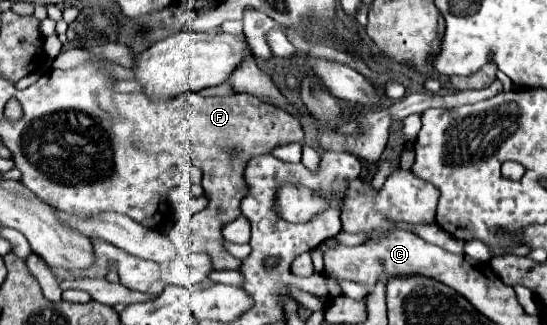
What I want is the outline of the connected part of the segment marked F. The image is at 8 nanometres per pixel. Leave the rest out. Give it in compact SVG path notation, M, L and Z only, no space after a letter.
M183 93L179 97L171 97L161 103L149 103L147 115L141 117L143 123L137 121L137 141L141 147L151 147L155 141L173 141L181 139L185 143L187 153L191 155L191 161L195 167L203 171L203 189L207 191L209 199L207 207L191 221L199 221L199 231L195 231L197 225L191 225L191 249L189 249L189 227L181 237L177 235L173 239L179 253L187 255L191 251L203 251L213 259L215 269L239 269L241 259L235 259L223 245L223 227L231 221L235 221L241 215L241 199L247 195L247 185L243 181L243 169L247 167L247 161L251 157L271 153L275 145L287 143L287 141L303 141L303 129L299 121L279 111L273 105L261 103L255 95L239 93L233 97L203 97L199 93Z

